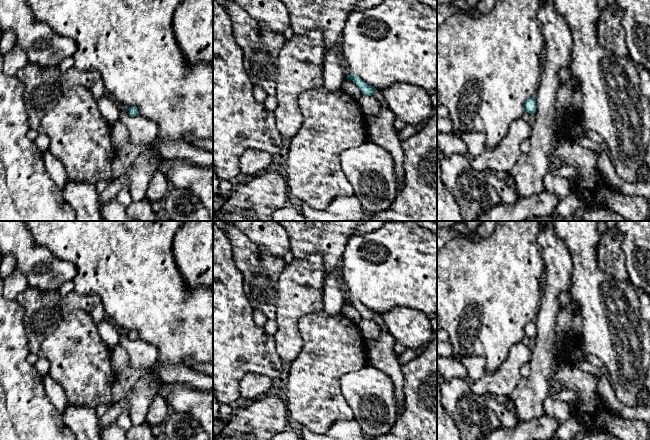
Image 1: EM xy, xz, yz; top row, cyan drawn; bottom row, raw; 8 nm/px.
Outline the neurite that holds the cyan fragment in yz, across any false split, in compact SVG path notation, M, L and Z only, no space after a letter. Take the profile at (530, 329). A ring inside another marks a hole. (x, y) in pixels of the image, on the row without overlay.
M535 321L529 322L524 329L525 336L533 338L536 336L536 323Z

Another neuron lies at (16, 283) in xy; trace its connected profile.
M16 270L4 280L3 295L7 300L15 300L16 297L28 288L28 282L23 273Z

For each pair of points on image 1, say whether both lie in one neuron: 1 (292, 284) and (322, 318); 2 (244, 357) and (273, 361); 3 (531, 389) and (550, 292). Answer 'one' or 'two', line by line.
1: two
2: one
3: one

